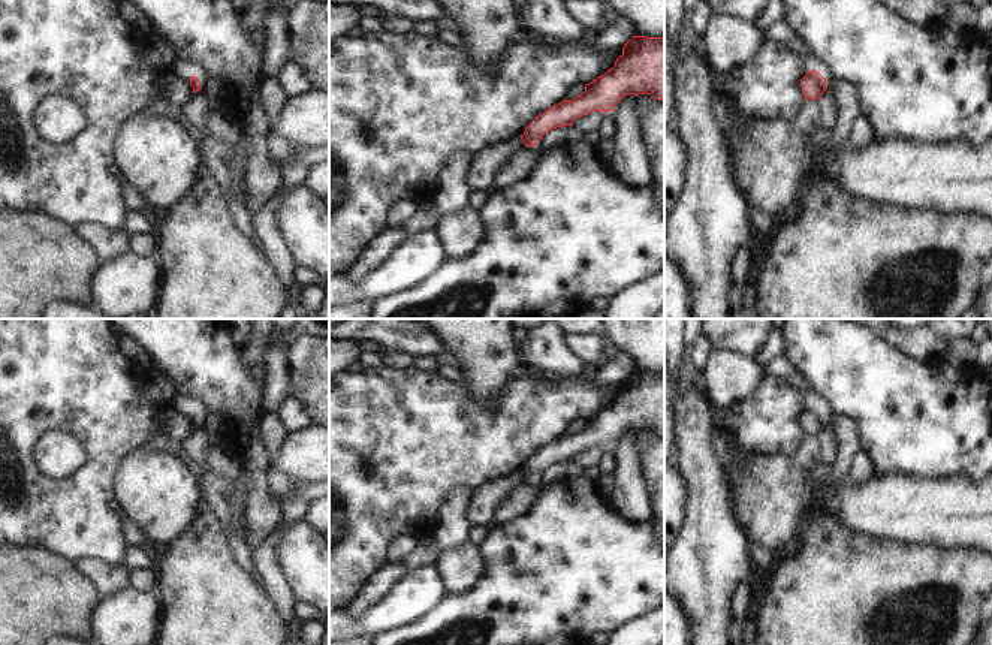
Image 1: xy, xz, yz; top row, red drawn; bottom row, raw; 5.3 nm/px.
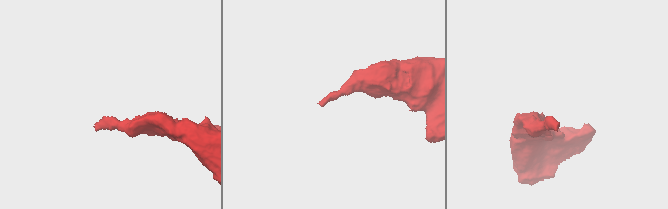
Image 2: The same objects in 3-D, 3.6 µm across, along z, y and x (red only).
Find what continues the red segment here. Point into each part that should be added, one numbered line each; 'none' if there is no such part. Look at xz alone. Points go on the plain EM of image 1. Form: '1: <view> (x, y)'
1: xz (482, 502)

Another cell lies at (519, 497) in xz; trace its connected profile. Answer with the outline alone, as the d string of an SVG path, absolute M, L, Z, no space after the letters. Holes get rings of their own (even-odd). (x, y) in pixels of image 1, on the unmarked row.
M524 482L522 485L513 486L504 500L498 503L492 512L492 521L501 525L506 521L518 516L521 512L528 509L537 494L537 482Z

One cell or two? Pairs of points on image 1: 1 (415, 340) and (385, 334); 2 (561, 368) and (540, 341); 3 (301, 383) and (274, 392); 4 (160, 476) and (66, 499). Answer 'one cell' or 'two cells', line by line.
1: one cell
2: one cell
3: two cells
4: two cells

